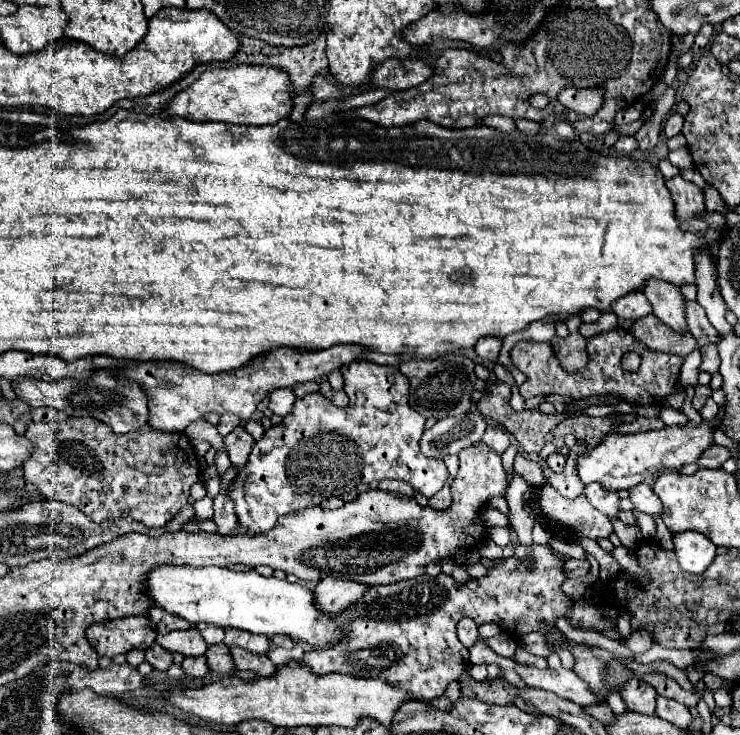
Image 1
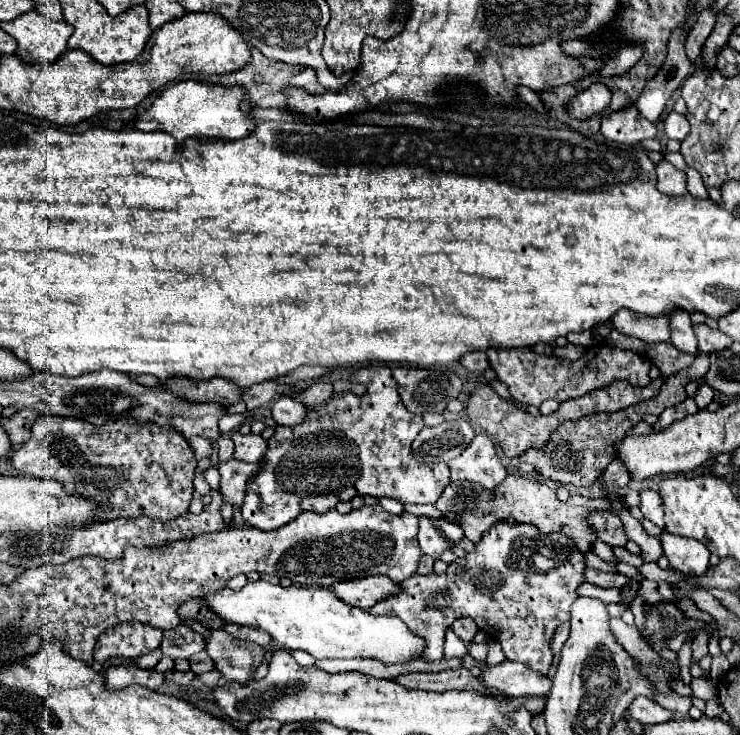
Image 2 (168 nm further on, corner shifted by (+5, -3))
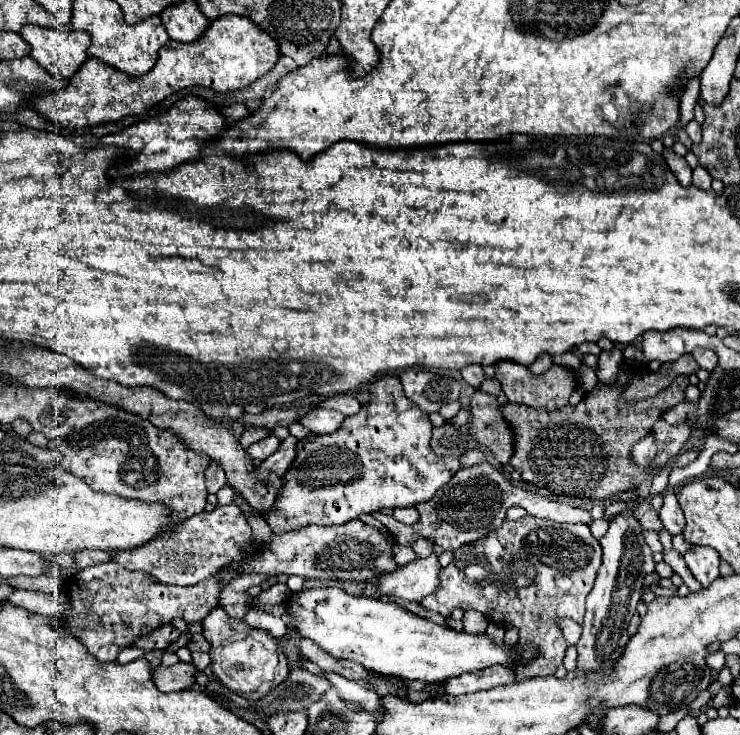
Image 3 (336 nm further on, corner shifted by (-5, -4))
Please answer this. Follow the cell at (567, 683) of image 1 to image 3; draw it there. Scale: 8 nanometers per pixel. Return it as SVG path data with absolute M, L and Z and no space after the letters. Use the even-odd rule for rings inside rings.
M492 665L484 671L474 671L474 673L462 673L460 677L452 677L446 681L446 693L452 695L466 695L466 693L476 693L476 691L486 691L494 689L500 685L512 685L516 683L516 675L504 667L504 665Z

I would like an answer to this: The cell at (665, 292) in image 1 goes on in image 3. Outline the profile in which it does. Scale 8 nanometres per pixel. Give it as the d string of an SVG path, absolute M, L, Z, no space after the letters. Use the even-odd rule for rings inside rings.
M696 347L696 349L692 351L692 357L694 357L694 359L698 361L698 365L700 365L702 369L706 369L706 371L712 371L712 369L716 367L716 363L718 363L716 353L710 351L710 349L704 349L704 347Z

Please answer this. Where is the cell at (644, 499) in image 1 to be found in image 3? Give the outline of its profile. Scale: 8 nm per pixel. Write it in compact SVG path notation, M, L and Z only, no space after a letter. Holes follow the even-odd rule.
M664 493L662 499L662 509L658 511L658 517L662 521L662 525L670 531L670 535L678 535L682 533L686 521L684 521L684 513L676 501L674 493Z

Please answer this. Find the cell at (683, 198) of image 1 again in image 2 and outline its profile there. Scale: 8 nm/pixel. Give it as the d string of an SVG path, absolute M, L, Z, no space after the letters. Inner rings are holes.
M660 160L656 164L656 172L658 172L658 190L668 194L668 196L684 196L688 194L686 190L686 174L682 170L678 170L676 166L672 166L666 160Z

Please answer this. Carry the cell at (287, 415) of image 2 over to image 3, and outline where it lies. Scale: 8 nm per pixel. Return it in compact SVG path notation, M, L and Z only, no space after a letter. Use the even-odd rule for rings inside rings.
M314 409L298 419L298 423L312 433L332 433L340 427L342 421L344 421L342 413L328 411L328 409Z

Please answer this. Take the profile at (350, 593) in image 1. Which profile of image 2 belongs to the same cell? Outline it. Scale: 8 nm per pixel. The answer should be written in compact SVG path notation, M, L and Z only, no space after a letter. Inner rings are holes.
M368 576L368 578L338 582L332 586L332 590L346 604L354 604L358 608L370 610L380 600L396 596L400 592L400 584L390 580L388 576Z

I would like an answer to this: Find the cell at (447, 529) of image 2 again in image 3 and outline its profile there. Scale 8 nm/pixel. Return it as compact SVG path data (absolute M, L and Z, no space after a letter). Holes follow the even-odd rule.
M404 507L404 509L394 509L394 519L404 523L404 525L414 525L416 521L420 521L420 513L416 511L416 507Z

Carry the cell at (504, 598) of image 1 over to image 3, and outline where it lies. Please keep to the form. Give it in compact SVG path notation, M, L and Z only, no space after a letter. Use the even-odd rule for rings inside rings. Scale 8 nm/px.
M530 515L508 521L464 549L454 551L454 559L440 571L440 585L436 593L420 601L422 607L432 609L444 617L452 609L482 611L490 621L512 625L518 629L518 647L536 645L532 663L516 667L518 679L550 677L562 665L568 647L562 637L560 619L568 617L582 623L584 601L590 593L598 567L602 547L582 523L554 523L550 519L534 519Z

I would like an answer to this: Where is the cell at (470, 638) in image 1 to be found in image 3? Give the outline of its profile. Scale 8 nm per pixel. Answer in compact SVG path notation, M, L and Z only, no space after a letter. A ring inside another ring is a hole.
M464 611L462 623L464 623L464 631L468 631L470 635L474 635L474 633L480 635L488 627L488 619L482 613L478 613L478 611Z

